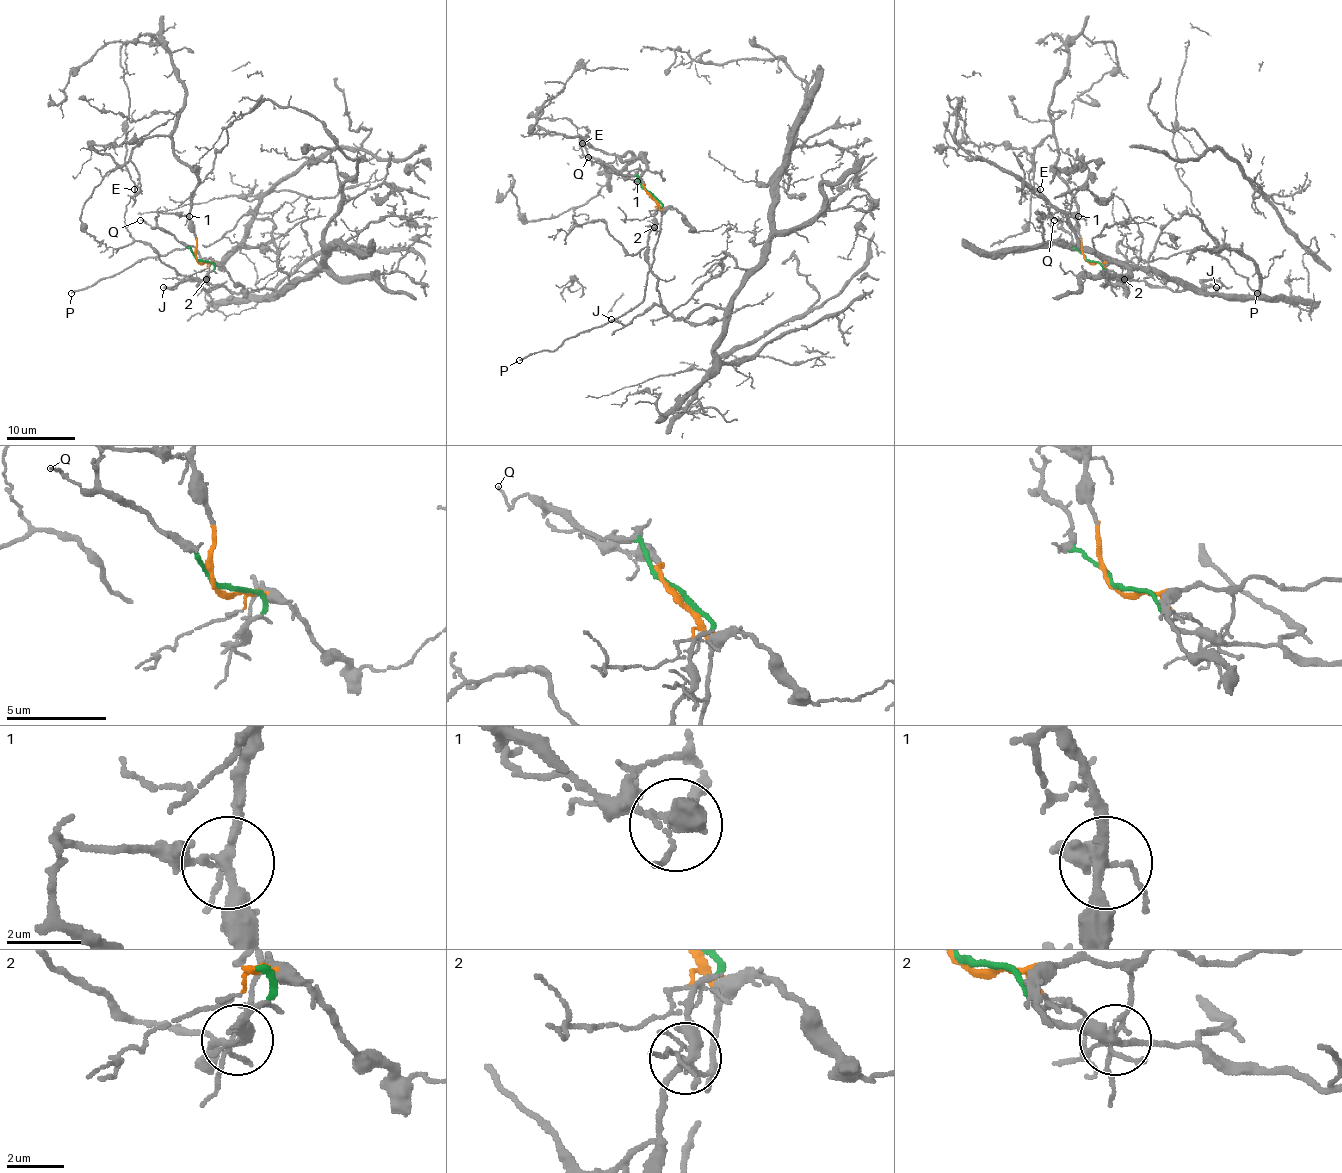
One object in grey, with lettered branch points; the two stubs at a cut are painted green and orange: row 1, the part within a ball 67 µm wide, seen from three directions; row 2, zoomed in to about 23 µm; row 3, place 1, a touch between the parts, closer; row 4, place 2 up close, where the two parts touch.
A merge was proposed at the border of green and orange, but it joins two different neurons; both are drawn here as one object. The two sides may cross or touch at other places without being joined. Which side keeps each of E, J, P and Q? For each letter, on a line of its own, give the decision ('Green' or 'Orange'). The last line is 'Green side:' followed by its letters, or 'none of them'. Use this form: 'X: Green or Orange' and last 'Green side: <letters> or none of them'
E: Orange
J: Green
P: Orange
Q: Green
Green side: J, Q

